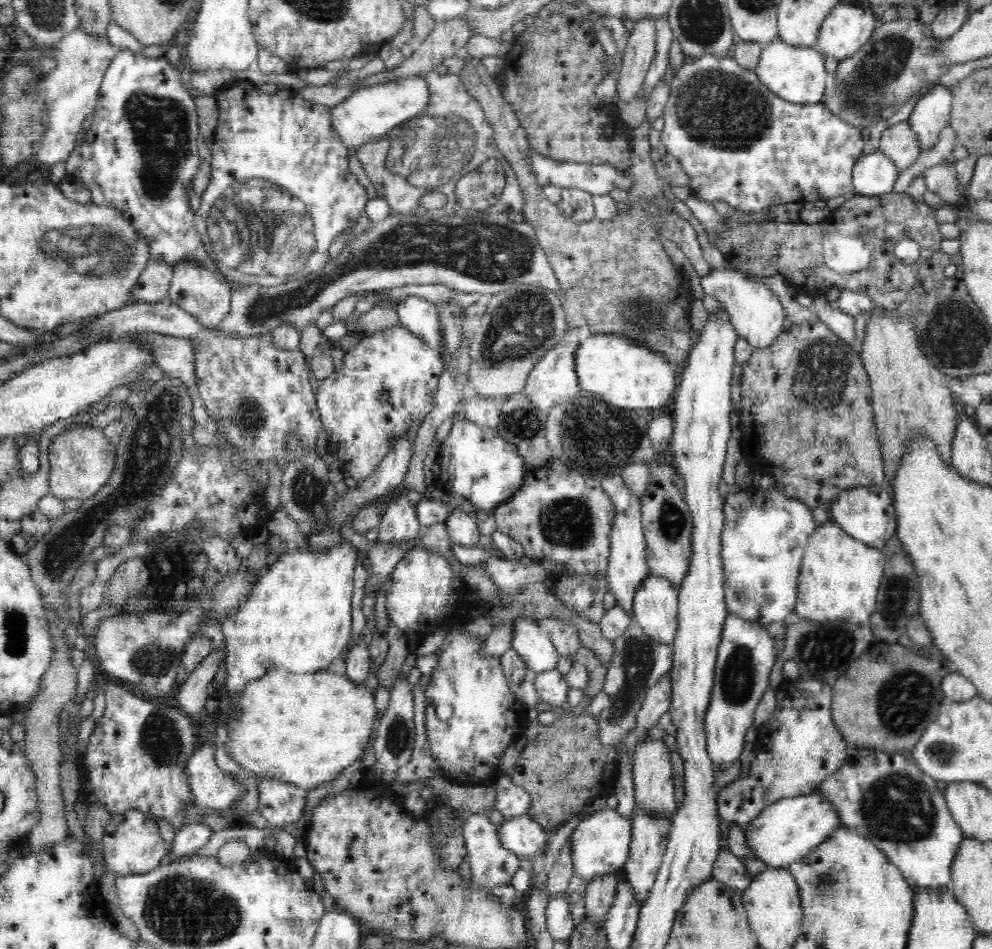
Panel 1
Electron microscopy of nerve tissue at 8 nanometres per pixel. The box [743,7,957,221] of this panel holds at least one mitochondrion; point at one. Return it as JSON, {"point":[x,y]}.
{"point":[861,94]}

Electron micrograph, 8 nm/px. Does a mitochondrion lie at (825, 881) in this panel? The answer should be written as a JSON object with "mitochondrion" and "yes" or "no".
{"mitochondrion":"yes"}

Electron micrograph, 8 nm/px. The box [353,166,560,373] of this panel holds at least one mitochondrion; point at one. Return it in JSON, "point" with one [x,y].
{"point":[523,322]}

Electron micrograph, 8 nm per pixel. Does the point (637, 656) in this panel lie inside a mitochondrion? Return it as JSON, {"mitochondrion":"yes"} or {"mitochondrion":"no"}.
{"mitochondrion":"yes"}

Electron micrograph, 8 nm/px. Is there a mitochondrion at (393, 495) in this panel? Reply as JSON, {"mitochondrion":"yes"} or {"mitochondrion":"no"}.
{"mitochondrion":"no"}

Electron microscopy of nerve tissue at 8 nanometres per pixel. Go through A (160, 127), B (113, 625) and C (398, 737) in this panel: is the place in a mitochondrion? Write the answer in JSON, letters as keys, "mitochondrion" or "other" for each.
{"A":"mitochondrion","B":"other","C":"mitochondrion"}

